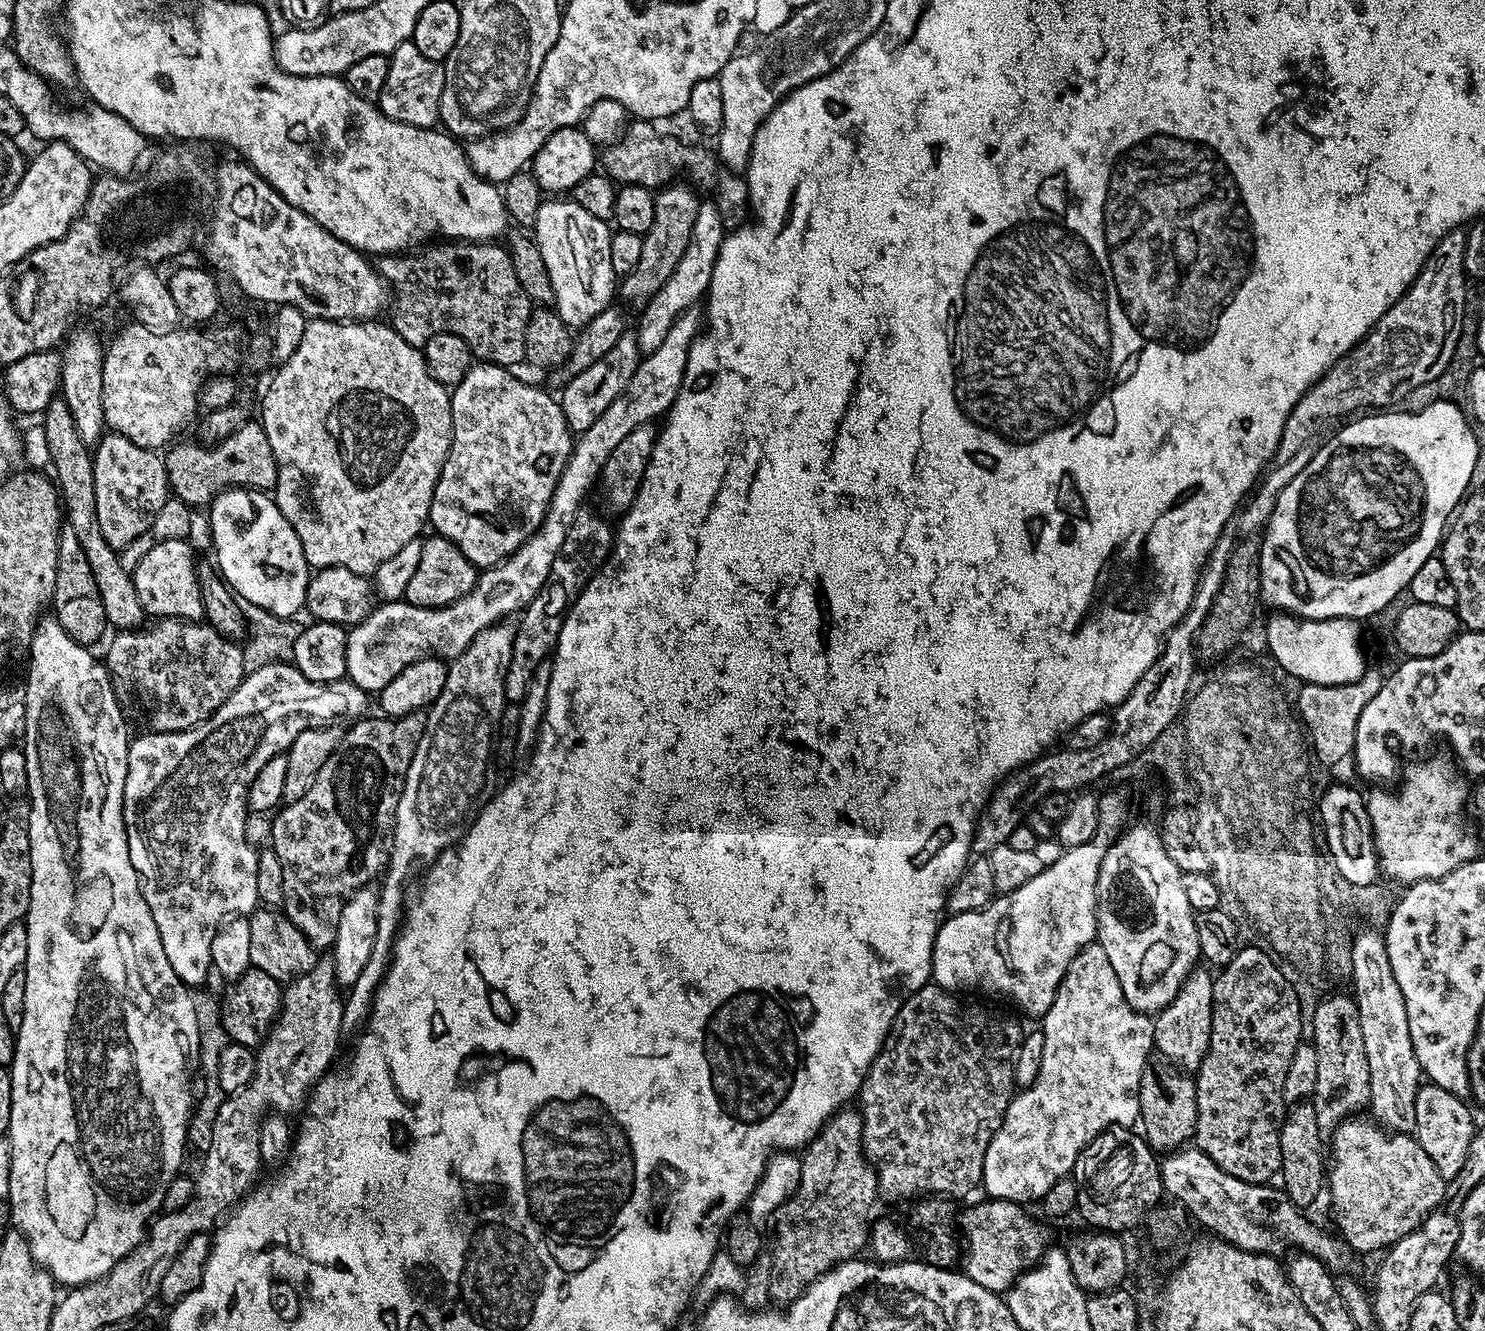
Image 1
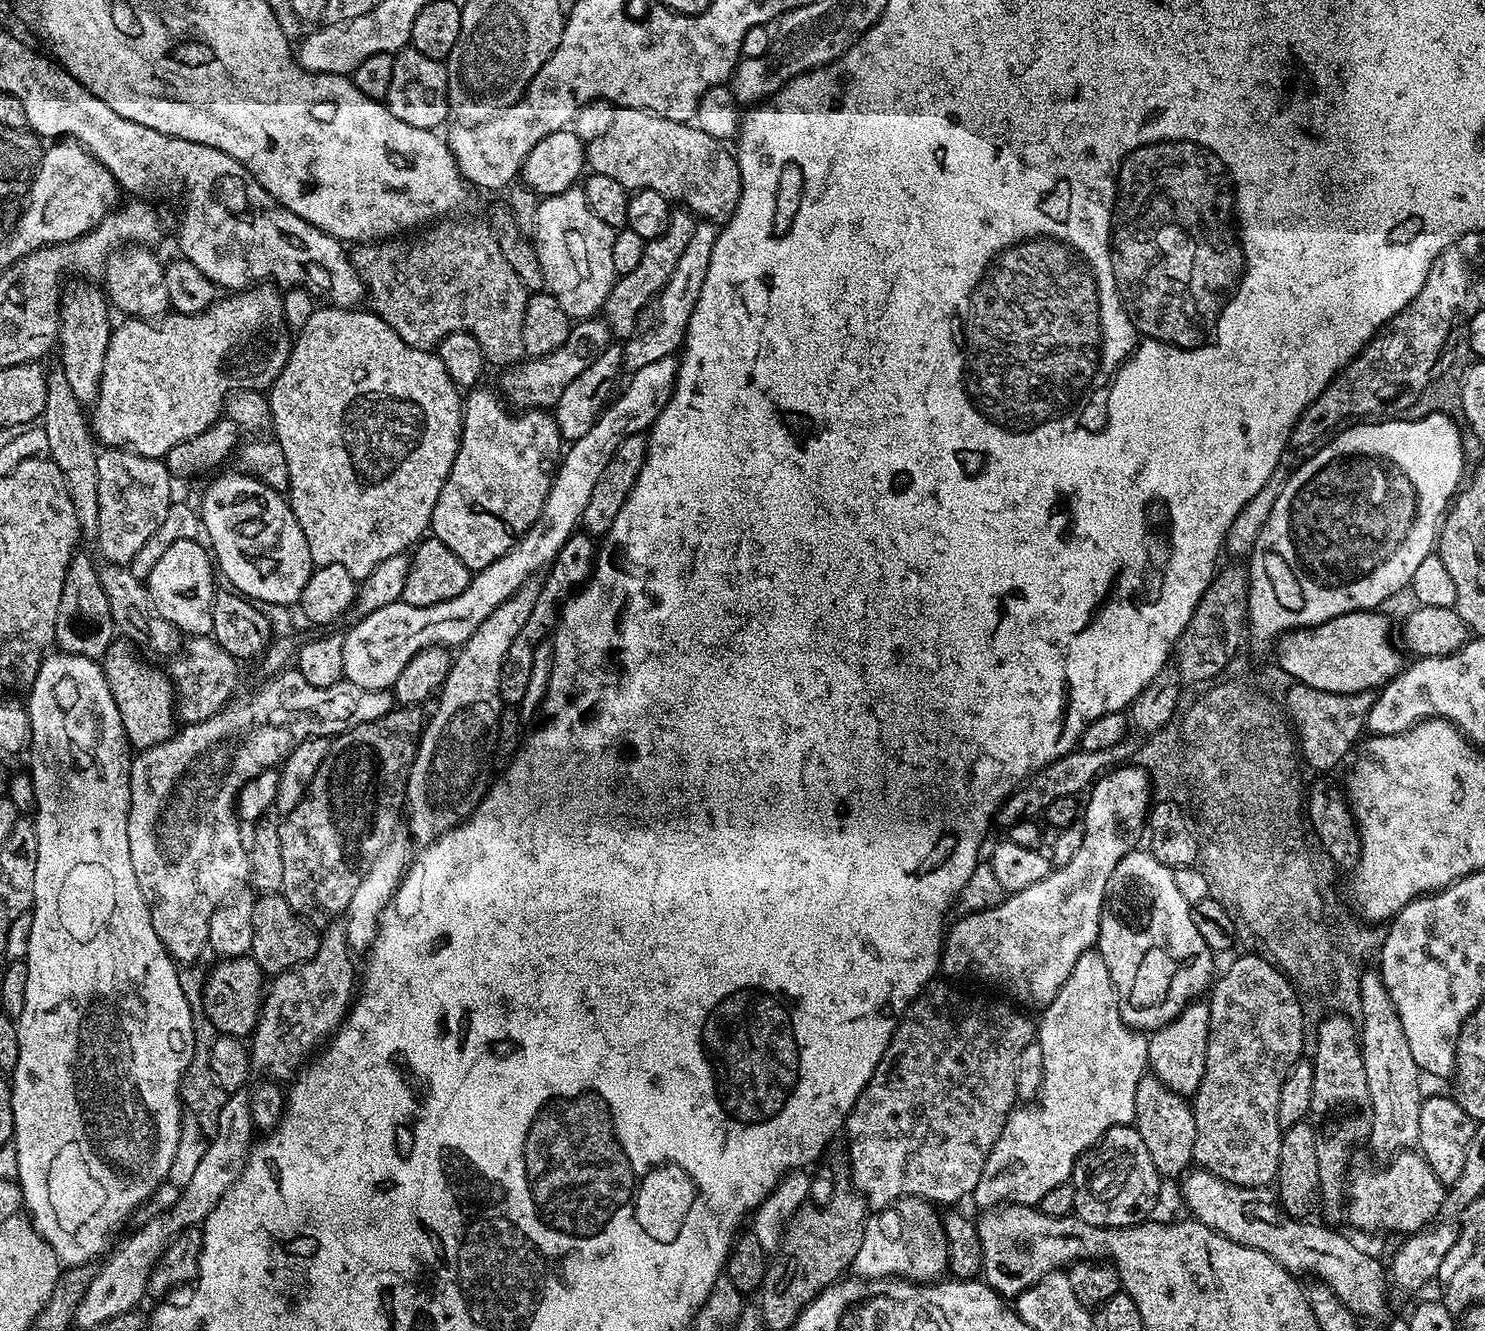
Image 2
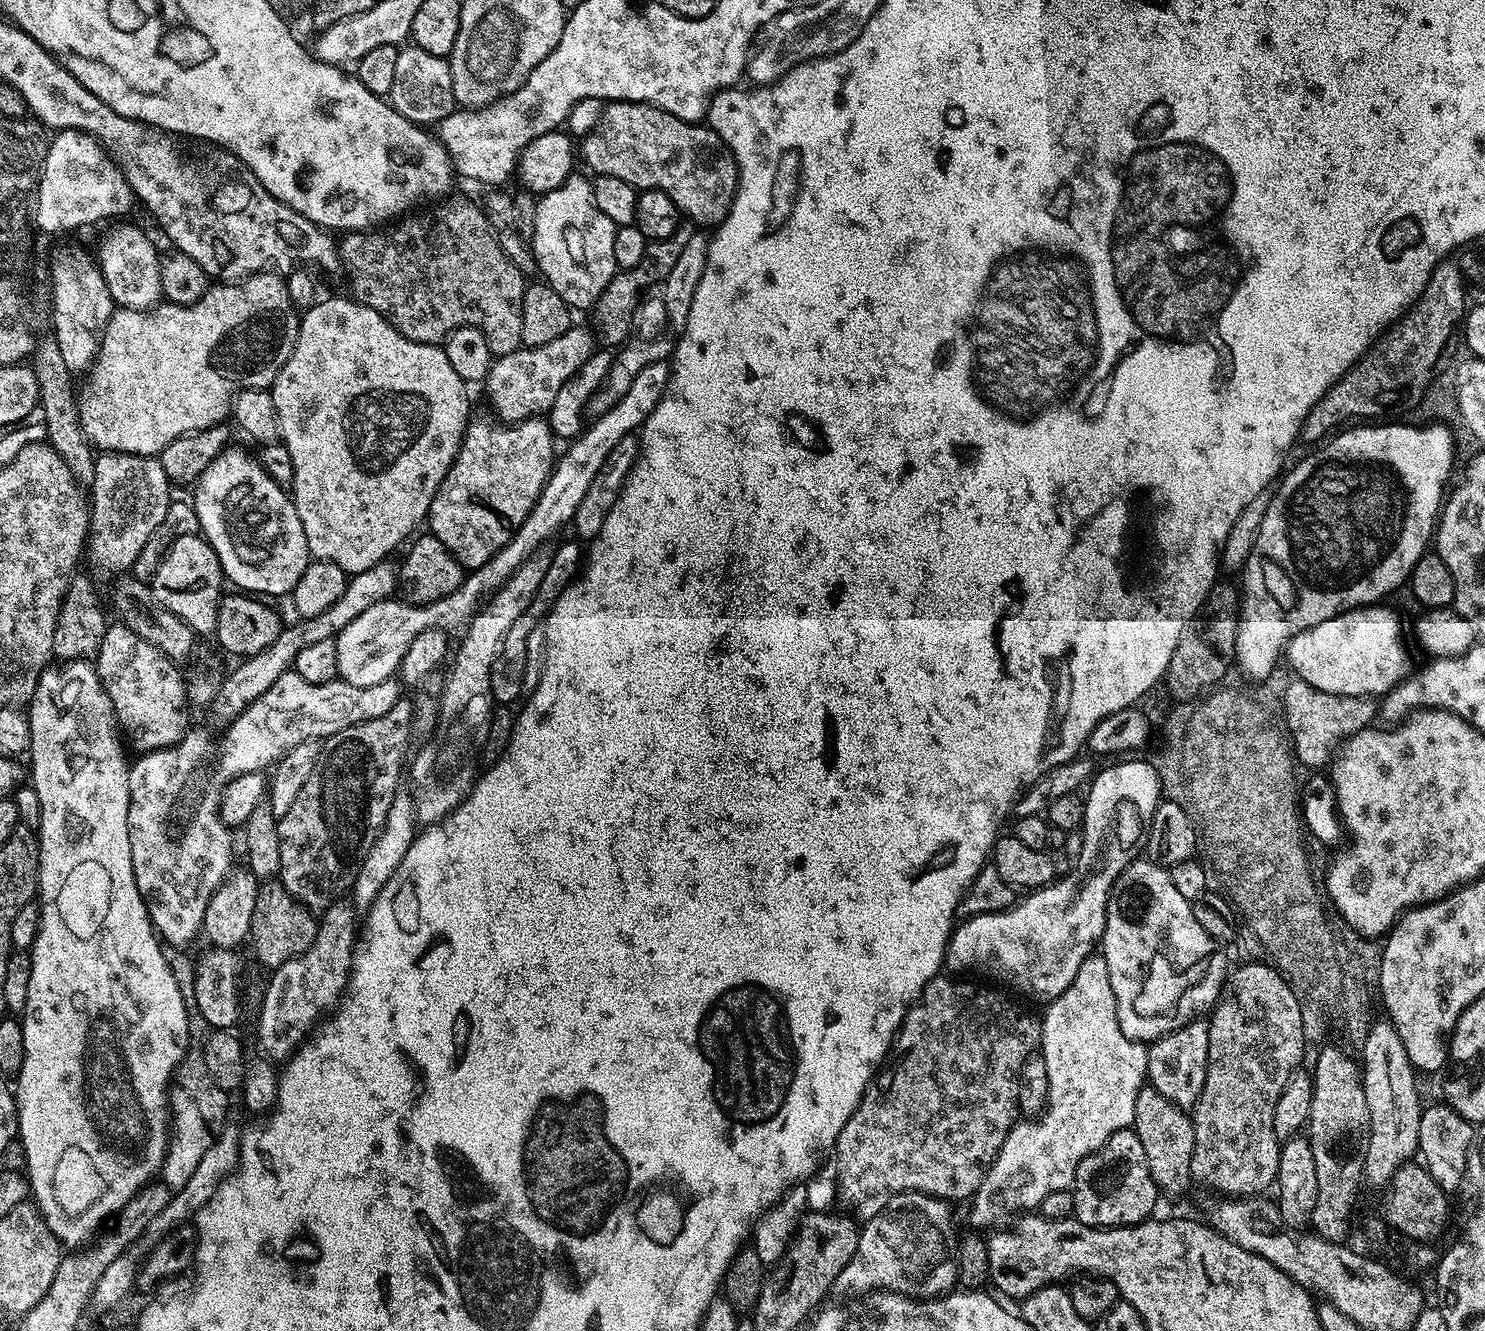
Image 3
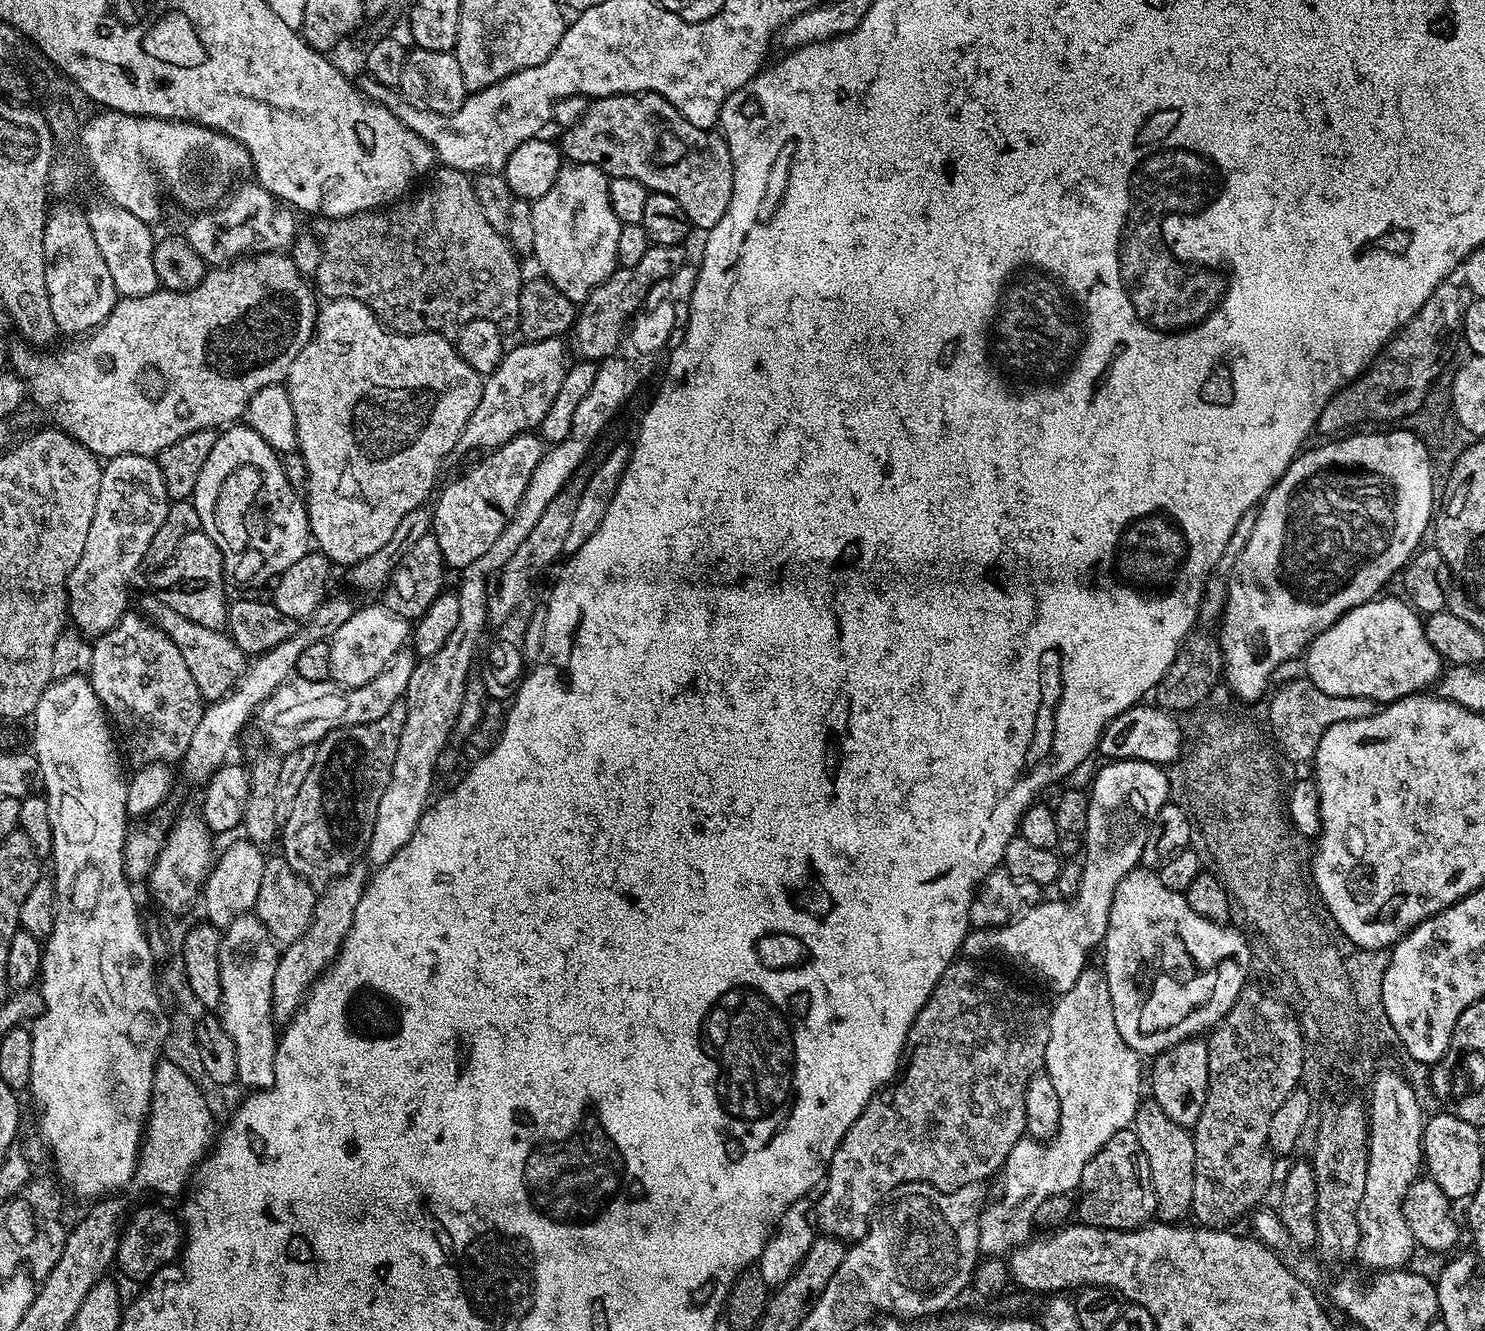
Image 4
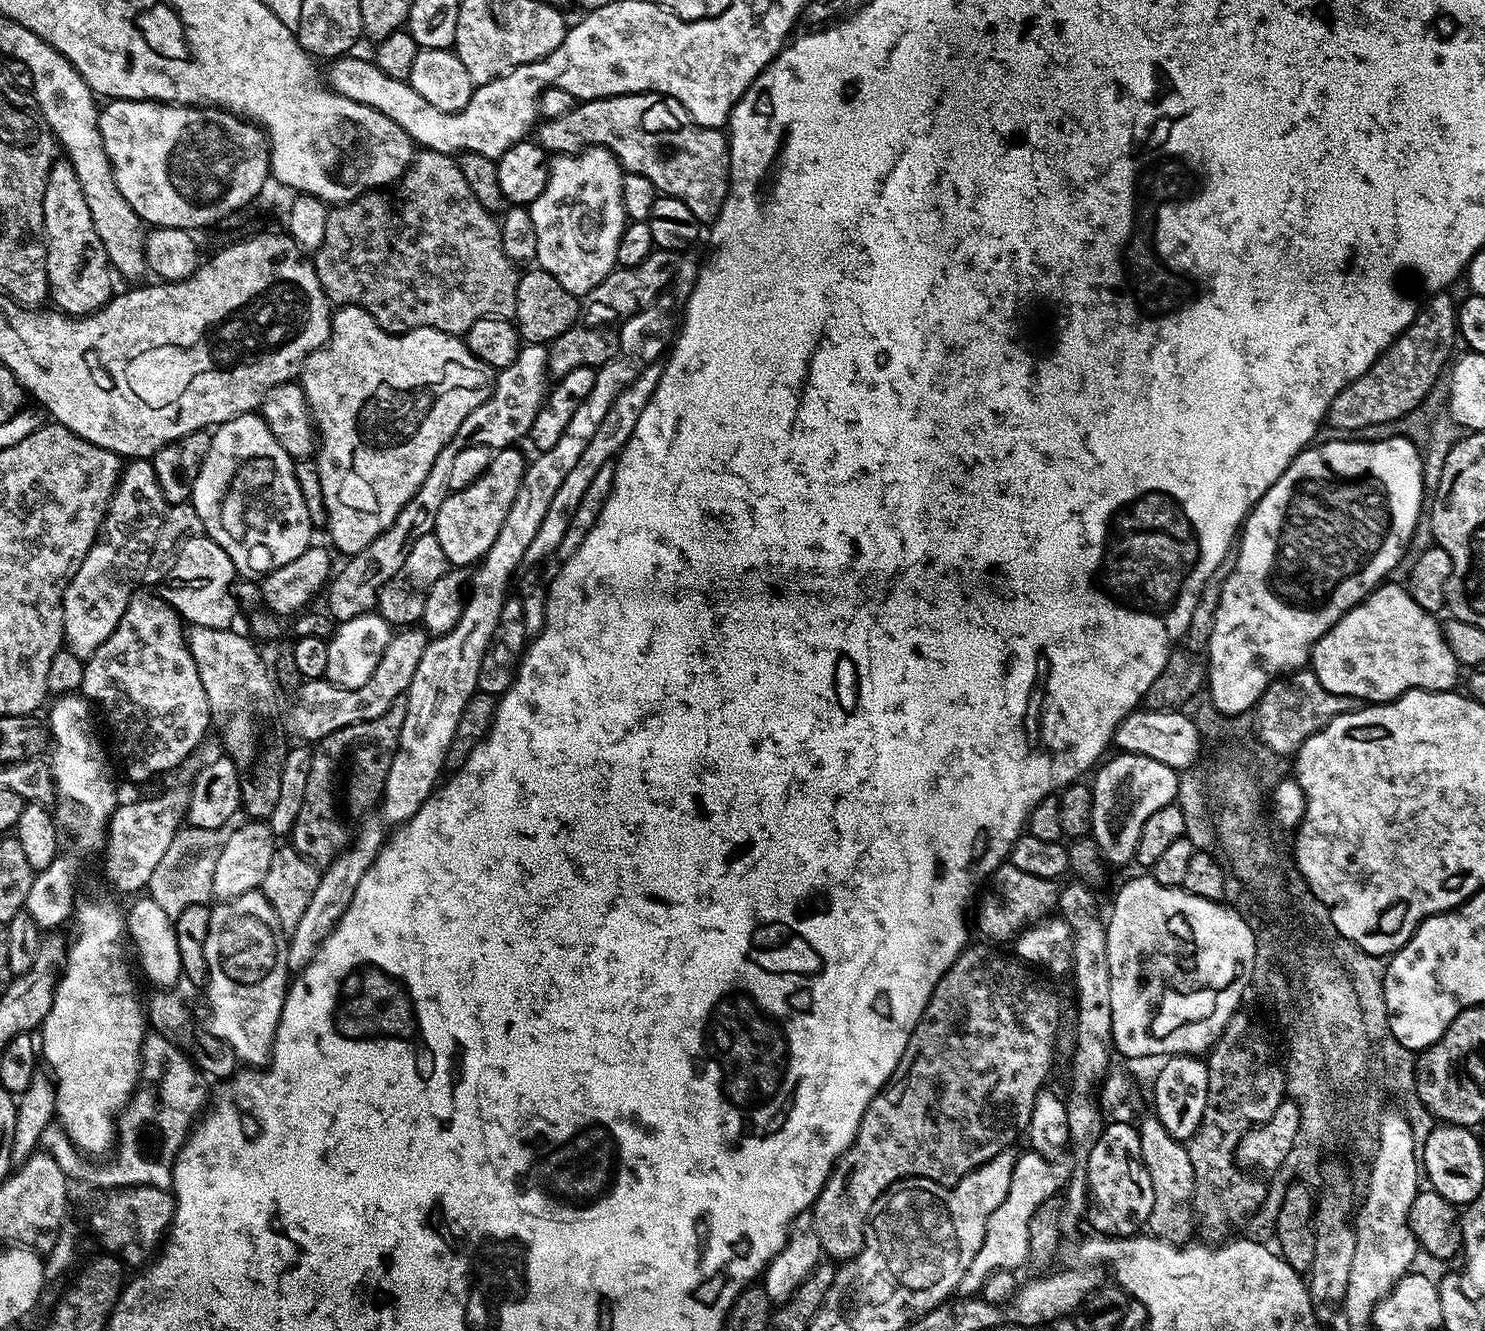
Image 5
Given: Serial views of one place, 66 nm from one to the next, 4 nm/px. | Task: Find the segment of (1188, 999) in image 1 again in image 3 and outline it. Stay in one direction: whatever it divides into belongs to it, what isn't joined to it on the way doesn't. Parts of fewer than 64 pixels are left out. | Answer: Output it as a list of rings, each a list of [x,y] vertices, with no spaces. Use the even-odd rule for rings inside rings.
[[[1197,1018],[1192,1020],[1186,1026],[1182,1026],[1178,1030],[1174,1030],[1170,1034],[1166,1034],[1161,1040],[1151,1041],[1147,1045],[1148,1049],[1148,1080],[1151,1087],[1154,1087],[1160,1094],[1166,1097],[1170,1102],[1174,1102],[1176,1107],[1183,1108],[1185,1110],[1191,1110],[1196,1107],[1196,1100],[1200,1097],[1200,1091],[1204,1085],[1204,1079],[1206,1078],[1206,1066],[1208,1065],[1208,1051],[1210,1050],[1210,1038],[1208,1037],[1208,1026],[1203,1019]]]

